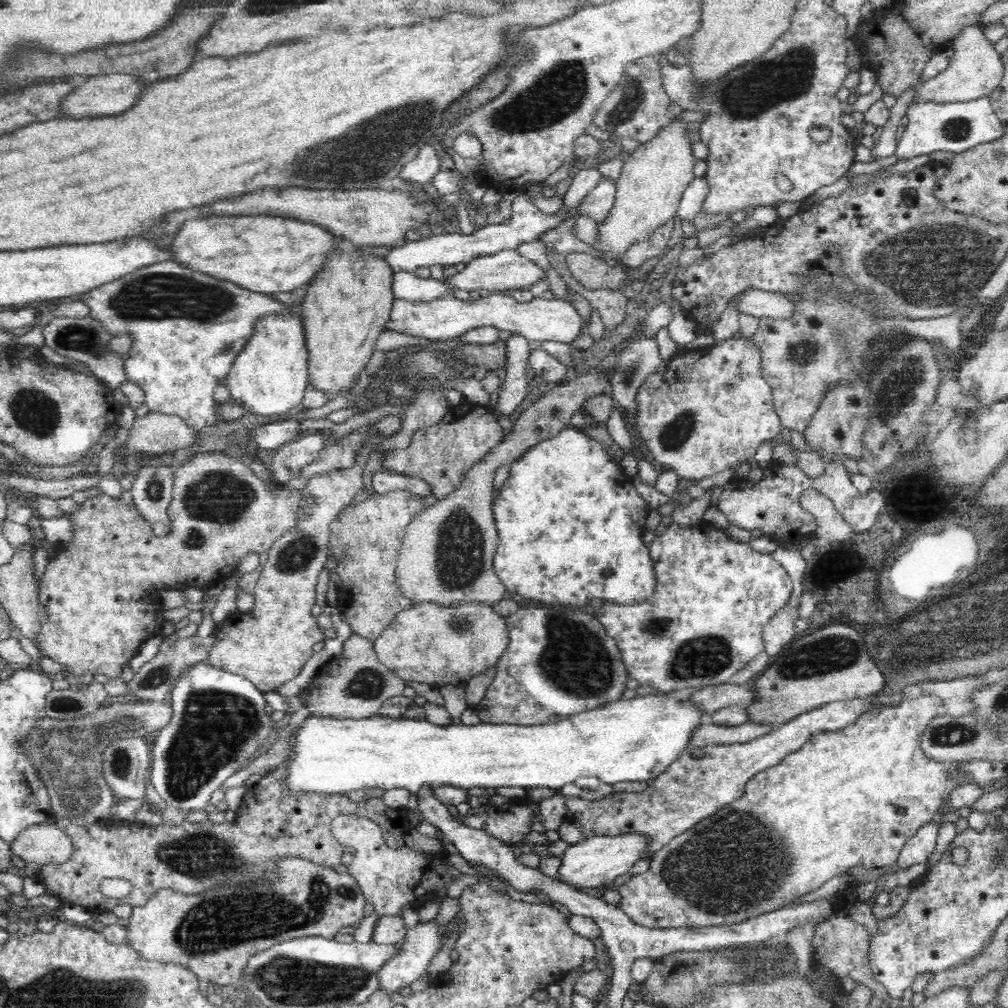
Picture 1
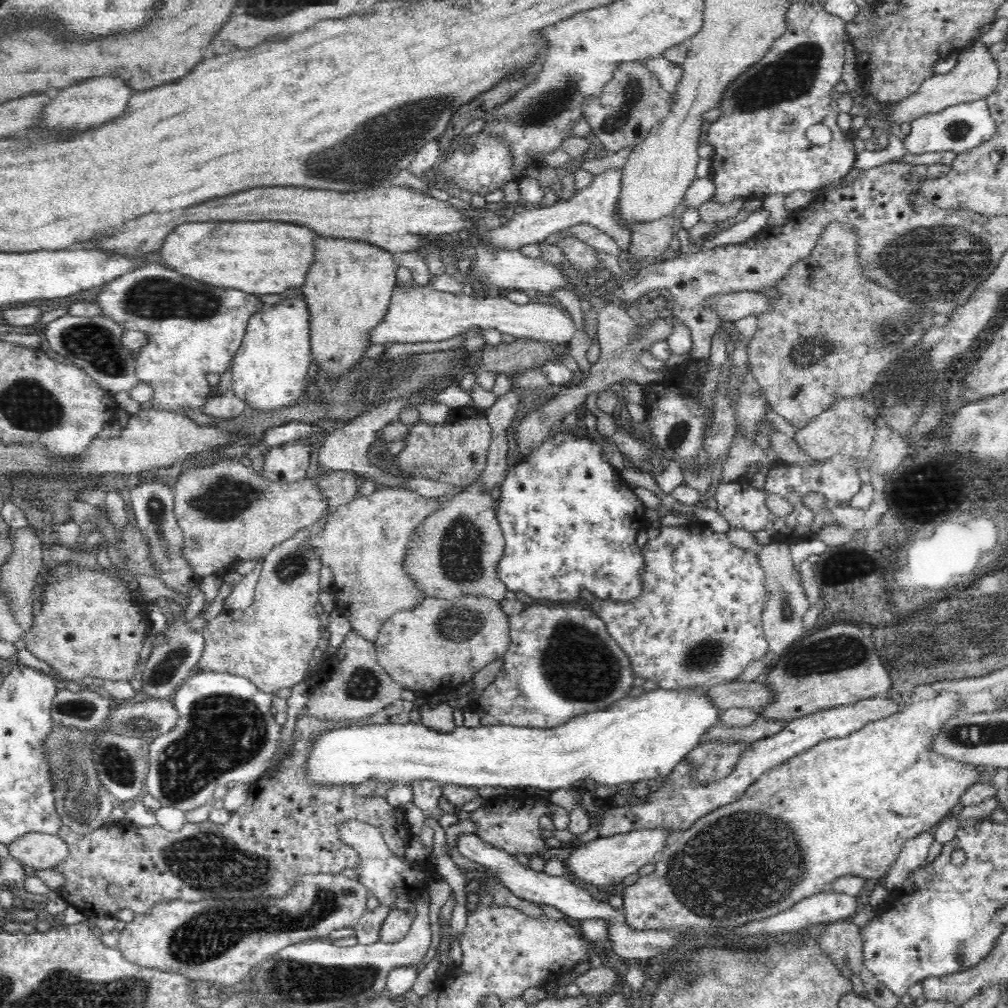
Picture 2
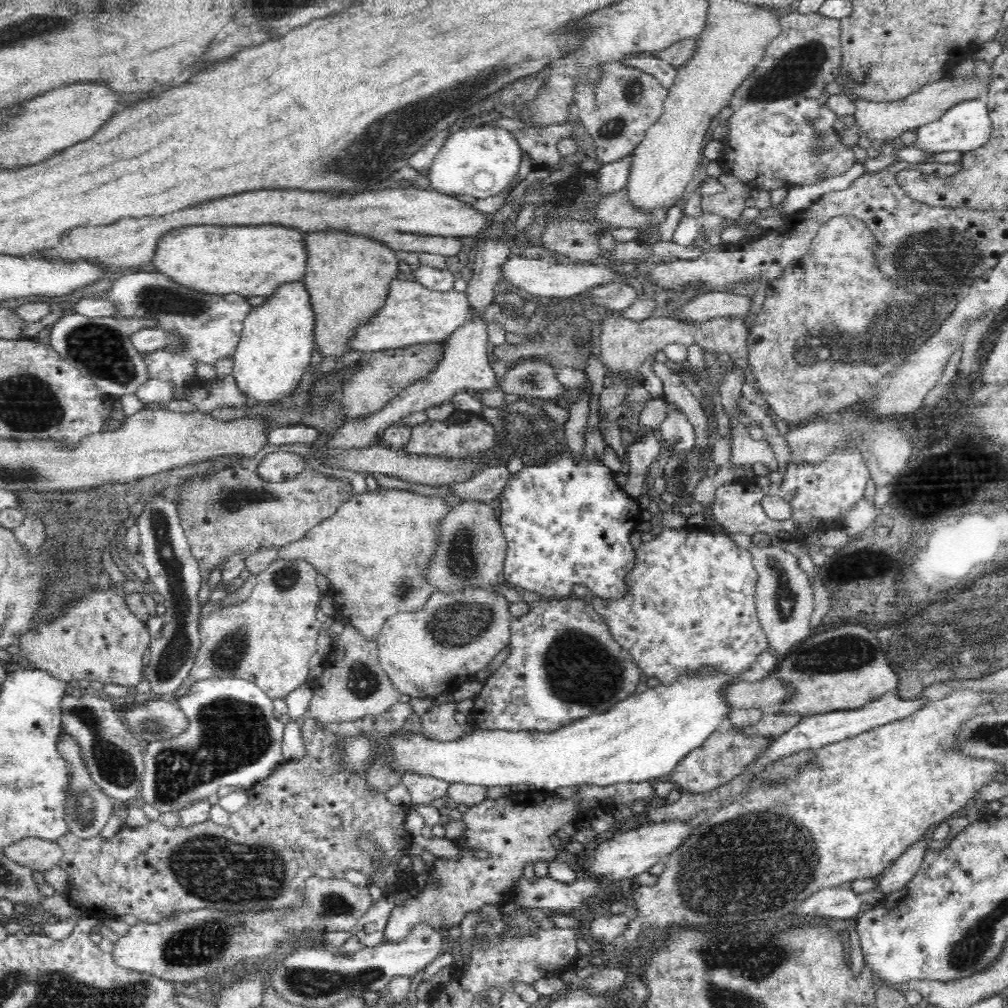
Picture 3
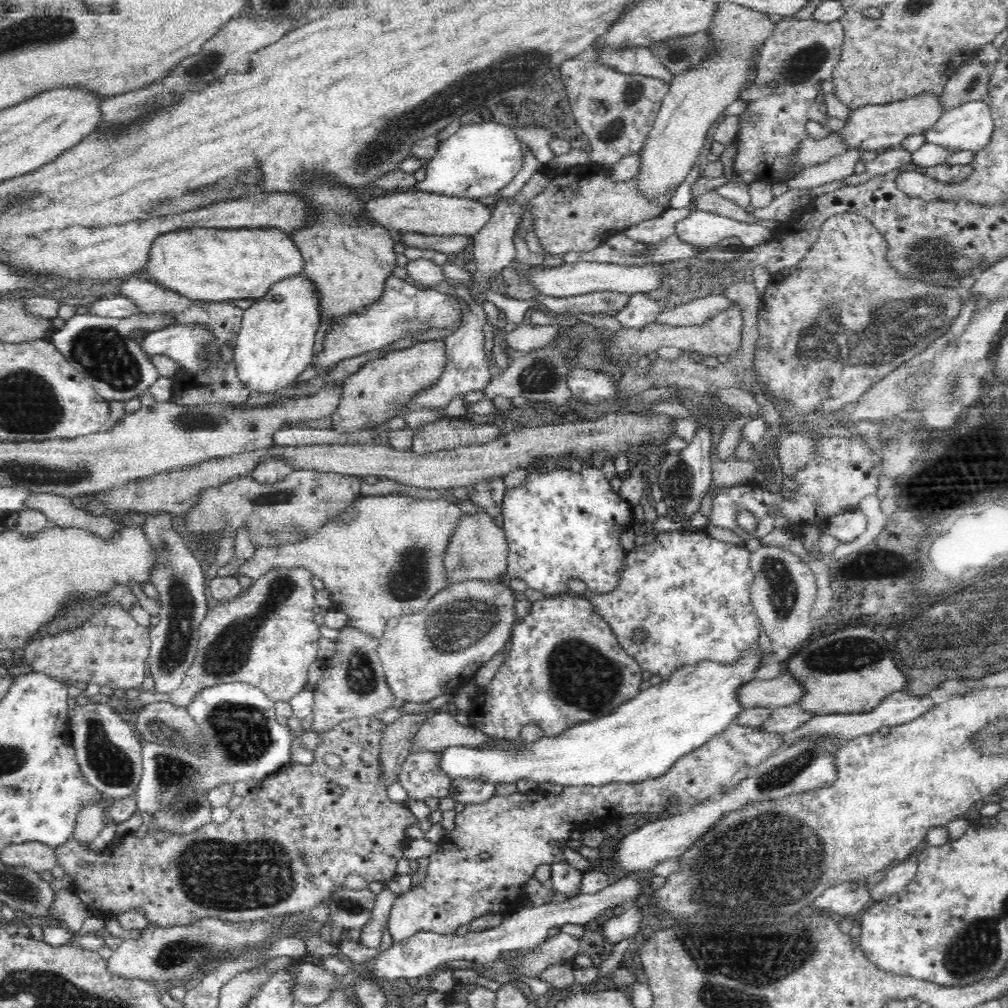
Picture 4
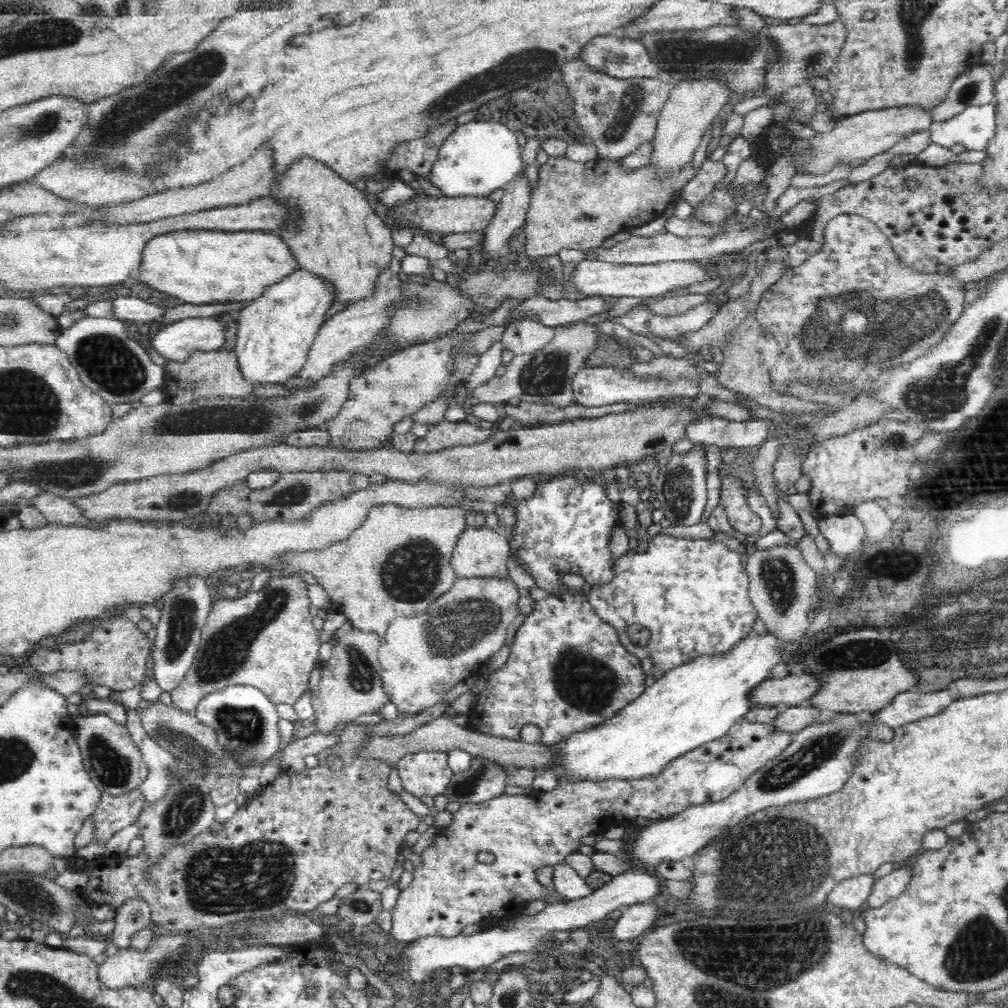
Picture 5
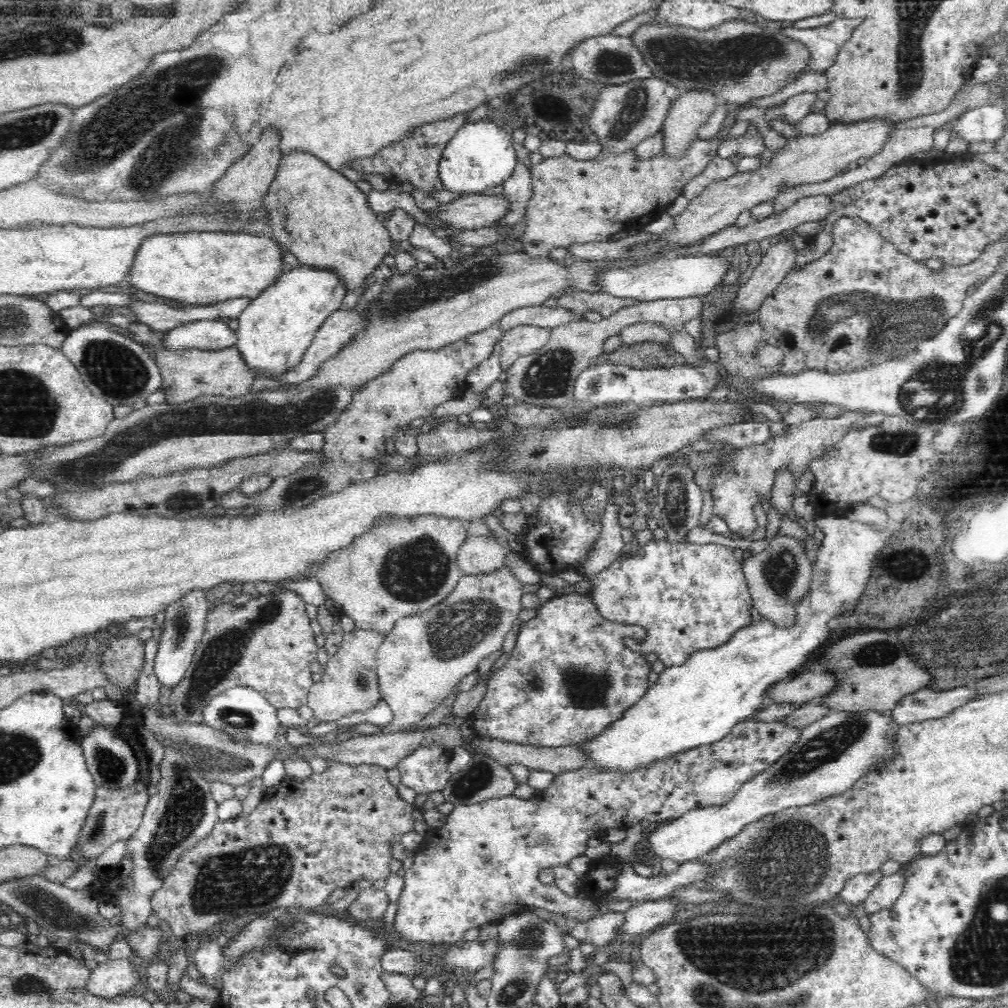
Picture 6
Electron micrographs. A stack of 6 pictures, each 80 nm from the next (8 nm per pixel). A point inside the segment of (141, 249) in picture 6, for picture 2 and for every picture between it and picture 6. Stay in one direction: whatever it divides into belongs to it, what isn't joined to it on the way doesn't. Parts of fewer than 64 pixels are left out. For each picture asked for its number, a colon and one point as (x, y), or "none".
2: (265, 257)
3: (247, 260)
4: (205, 264)
5: (200, 267)

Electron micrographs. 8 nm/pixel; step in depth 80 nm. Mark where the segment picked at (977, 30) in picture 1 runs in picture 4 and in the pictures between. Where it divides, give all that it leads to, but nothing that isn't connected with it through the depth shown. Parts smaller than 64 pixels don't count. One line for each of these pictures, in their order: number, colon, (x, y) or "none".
2: (975, 76)
3: (880, 121)
4: (869, 127)

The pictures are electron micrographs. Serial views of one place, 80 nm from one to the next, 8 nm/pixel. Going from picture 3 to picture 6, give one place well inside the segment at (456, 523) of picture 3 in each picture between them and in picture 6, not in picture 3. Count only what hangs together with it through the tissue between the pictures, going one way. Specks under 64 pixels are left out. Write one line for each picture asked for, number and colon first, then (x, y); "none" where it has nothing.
4: (480, 551)
5: (483, 552)
6: (483, 554)

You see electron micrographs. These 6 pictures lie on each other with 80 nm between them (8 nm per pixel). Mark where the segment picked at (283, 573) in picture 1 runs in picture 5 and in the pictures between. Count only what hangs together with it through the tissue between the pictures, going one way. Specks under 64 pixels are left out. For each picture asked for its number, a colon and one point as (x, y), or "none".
2: (270, 643)
3: (268, 639)
4: (267, 637)
5: (266, 639)

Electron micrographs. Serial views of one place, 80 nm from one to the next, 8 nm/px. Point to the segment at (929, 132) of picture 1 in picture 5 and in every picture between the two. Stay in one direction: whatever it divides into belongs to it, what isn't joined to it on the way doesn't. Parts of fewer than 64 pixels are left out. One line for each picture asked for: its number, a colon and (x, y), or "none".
2: (958, 128)
3: (967, 126)
4: (969, 126)
5: (974, 127)

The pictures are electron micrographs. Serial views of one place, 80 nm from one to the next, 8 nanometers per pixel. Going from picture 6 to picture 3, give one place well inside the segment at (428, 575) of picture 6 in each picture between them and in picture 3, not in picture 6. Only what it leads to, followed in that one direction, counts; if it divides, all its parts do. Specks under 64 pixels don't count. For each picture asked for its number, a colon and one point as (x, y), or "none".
3: (373, 549)
4: (388, 562)
5: (397, 563)

